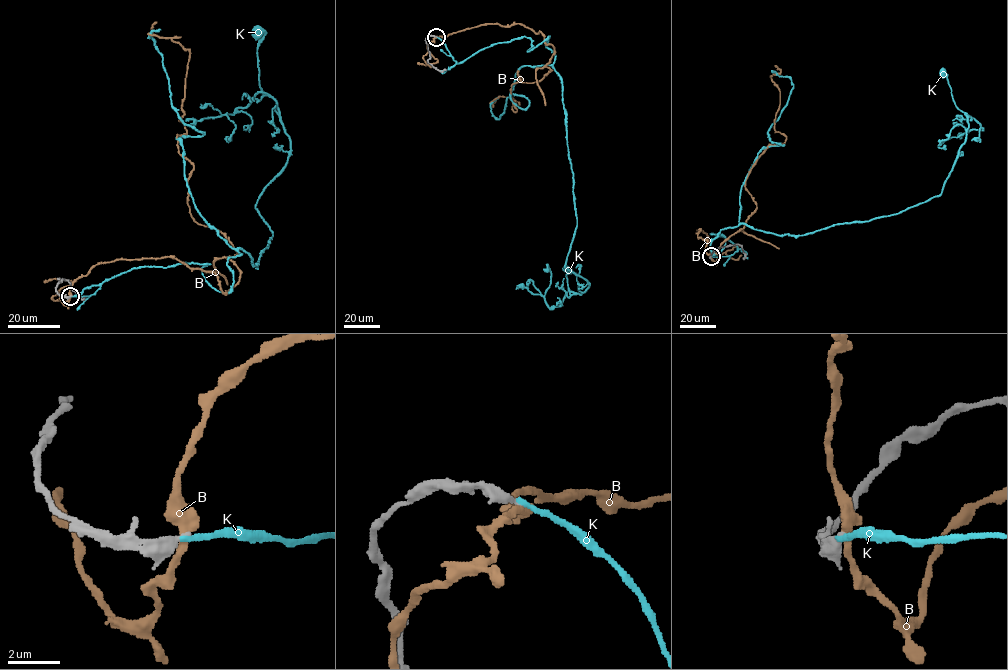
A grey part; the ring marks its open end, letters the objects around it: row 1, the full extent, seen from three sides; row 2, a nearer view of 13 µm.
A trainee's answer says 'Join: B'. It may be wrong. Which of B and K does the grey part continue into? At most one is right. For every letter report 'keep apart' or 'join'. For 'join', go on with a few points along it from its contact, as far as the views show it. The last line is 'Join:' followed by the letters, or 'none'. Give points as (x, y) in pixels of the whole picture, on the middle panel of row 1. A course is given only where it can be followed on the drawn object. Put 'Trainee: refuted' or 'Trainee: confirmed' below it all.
B: keep apart
K: keep apart
Join: none
Trainee: refuted

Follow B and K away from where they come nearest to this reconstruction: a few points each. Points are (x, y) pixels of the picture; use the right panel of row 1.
B: (710, 257), (697, 230), (710, 254), (744, 227), (757, 208), (749, 171), (786, 138), (774, 129), (775, 65)
K: (710, 257), (737, 250), (710, 233), (715, 254), (742, 223), (805, 235), (938, 196), (968, 127), (942, 72)

